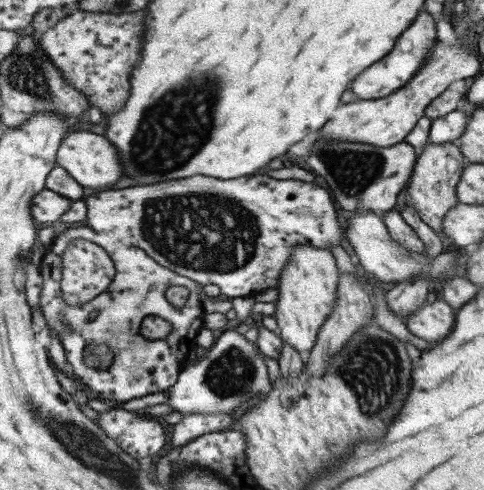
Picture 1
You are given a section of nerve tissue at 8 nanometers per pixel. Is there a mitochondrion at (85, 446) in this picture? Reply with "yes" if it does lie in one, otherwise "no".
yes

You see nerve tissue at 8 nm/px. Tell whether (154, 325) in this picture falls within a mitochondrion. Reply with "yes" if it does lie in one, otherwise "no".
no

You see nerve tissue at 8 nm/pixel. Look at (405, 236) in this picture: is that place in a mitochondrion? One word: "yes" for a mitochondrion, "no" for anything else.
no

